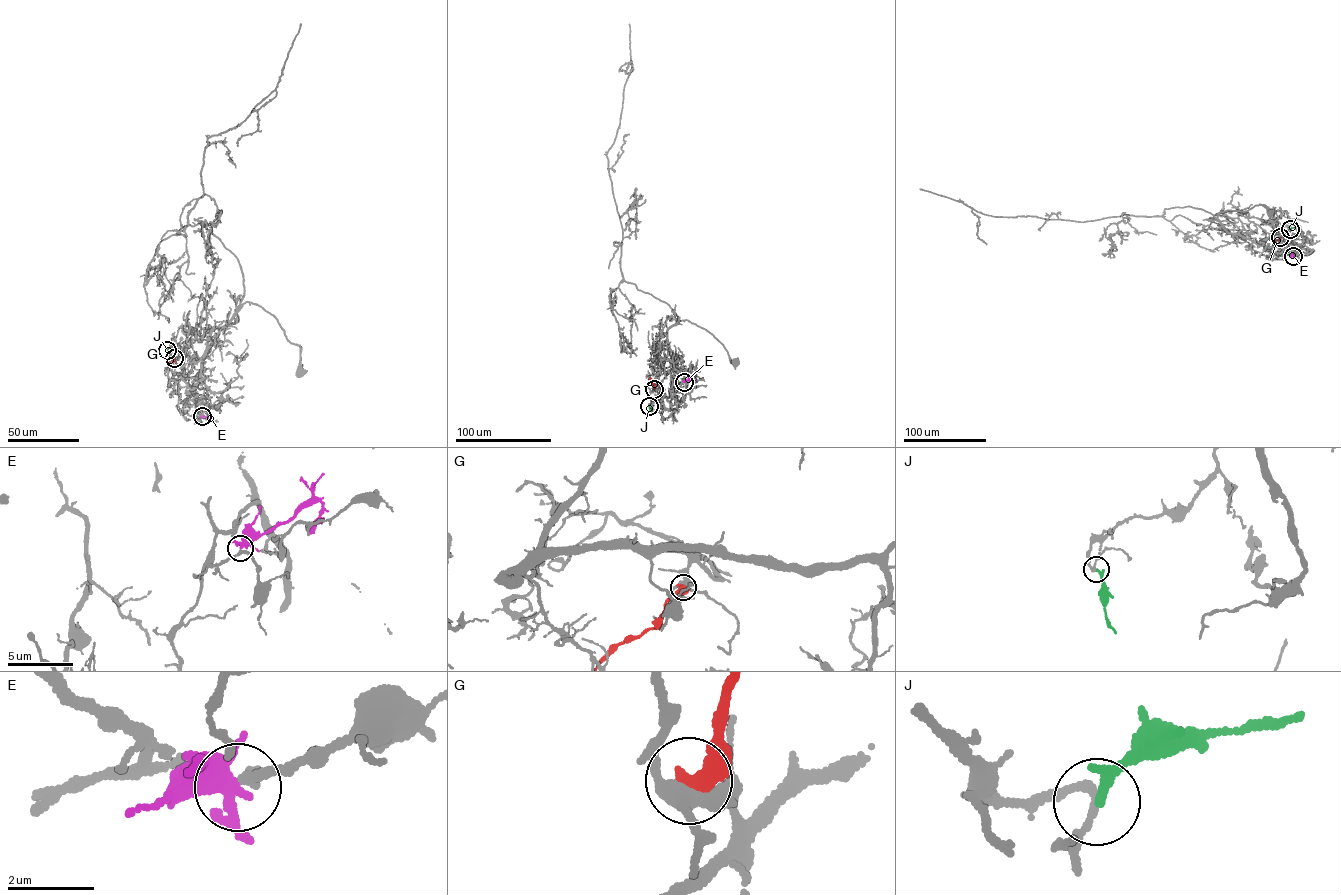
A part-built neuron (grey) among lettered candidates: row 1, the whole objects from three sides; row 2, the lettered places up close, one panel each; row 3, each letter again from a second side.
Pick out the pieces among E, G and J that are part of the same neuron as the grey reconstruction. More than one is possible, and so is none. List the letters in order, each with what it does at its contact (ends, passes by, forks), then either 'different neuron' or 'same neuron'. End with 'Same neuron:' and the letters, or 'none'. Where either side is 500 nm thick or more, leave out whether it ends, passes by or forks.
E: it forks; different neuron
G: it ends; different neuron
J: it ends; different neuron
Same neuron: none

